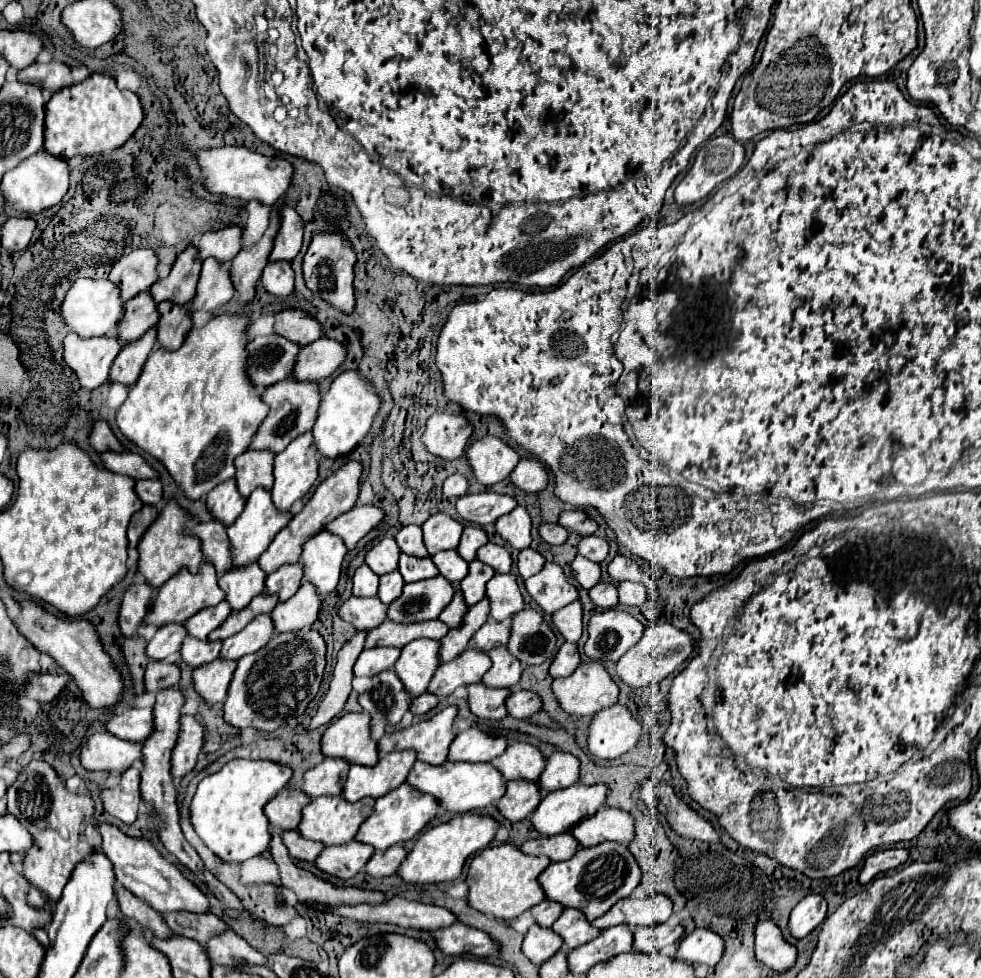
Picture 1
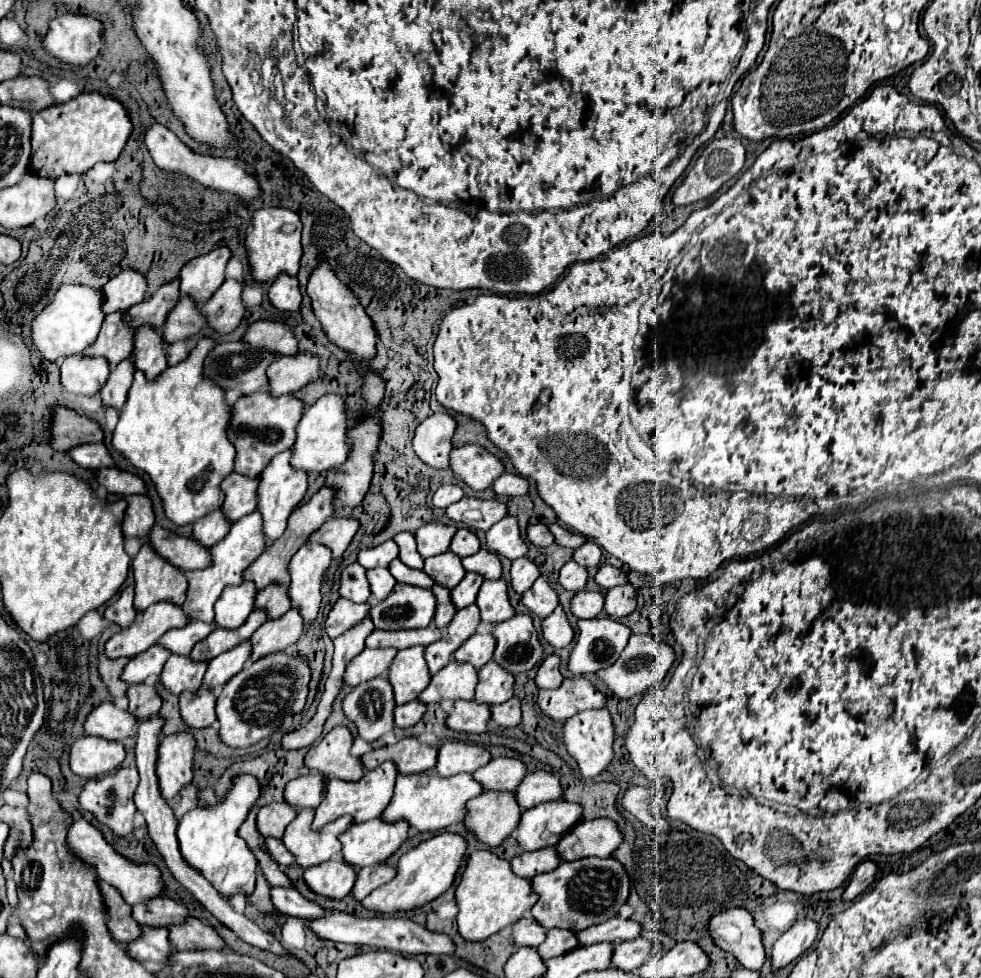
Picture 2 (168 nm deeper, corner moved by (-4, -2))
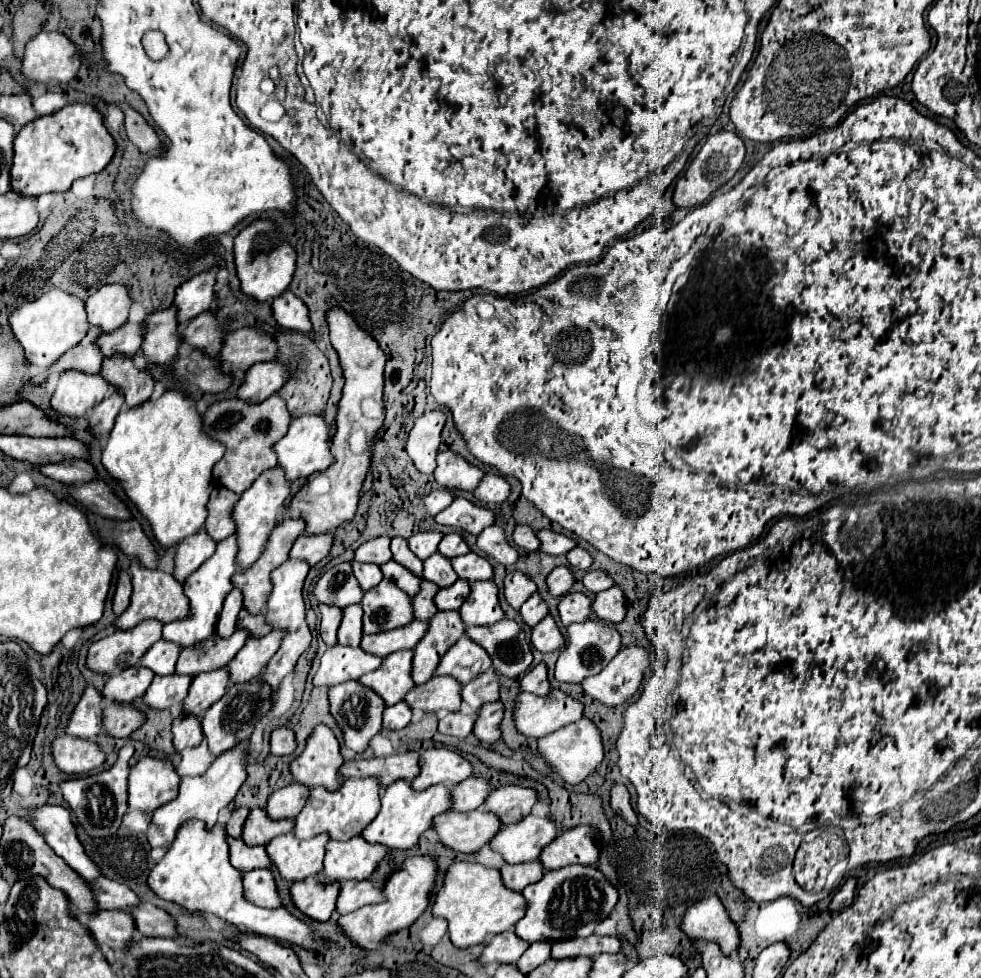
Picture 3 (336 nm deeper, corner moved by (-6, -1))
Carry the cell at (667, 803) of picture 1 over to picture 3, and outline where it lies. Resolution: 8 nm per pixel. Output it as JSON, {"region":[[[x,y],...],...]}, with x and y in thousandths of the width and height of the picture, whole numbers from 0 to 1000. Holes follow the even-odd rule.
{"region":[[[630,801],[630,803],[624,805],[624,809],[622,809],[622,823],[624,823],[624,827],[626,827],[628,831],[632,831],[642,844],[650,844],[650,835],[648,835],[644,823],[642,823],[642,811],[640,811],[638,803]]]}

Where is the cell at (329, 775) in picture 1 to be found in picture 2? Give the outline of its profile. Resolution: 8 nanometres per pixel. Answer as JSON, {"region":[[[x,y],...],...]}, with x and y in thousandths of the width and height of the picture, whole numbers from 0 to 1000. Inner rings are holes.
{"region":[[[316,789],[308,796],[296,798],[290,806],[290,818],[292,822],[300,826],[322,826],[328,820],[332,806],[332,796],[326,789]],[[308,818],[308,820],[304,820]]]}

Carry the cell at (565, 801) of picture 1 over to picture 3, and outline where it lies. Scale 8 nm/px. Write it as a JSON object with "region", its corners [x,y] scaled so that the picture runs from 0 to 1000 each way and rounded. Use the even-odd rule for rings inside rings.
{"region":[[[536,833],[530,842],[512,846],[499,860],[499,866],[510,872],[516,882],[538,882],[548,878],[552,868],[563,862],[571,850],[571,844],[563,835]]]}

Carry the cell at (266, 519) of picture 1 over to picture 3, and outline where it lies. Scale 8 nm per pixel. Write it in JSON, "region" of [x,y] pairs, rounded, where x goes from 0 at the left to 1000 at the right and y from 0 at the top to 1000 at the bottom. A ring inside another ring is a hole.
{"region":[[[234,547],[232,551],[224,553],[222,559],[220,559],[220,565],[212,574],[208,574],[188,594],[188,608],[194,615],[194,627],[192,627],[190,633],[169,637],[167,645],[165,645],[165,653],[177,655],[183,662],[192,662],[192,660],[198,660],[200,655],[206,655],[206,653],[212,653],[212,651],[218,649],[218,639],[220,639],[220,633],[222,633],[222,629],[226,625],[228,610],[239,602],[234,592],[236,592],[239,586],[249,584],[249,580],[241,574],[241,570],[243,570],[243,553],[241,553],[241,547]]]}

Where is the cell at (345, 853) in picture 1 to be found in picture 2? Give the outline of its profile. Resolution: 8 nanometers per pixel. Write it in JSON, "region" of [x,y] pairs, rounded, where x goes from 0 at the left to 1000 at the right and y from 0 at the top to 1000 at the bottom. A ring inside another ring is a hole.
{"region":[[[347,877],[334,879],[332,883],[324,883],[320,888],[314,888],[310,892],[312,906],[326,916],[349,920],[353,914],[357,914],[361,906],[361,888],[349,881]]]}

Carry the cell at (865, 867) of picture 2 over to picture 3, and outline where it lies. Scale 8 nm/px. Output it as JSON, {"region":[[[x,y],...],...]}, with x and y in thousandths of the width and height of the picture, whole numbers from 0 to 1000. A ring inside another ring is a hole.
{"region":[[[873,897],[862,899],[862,903],[854,909],[854,913],[848,917],[846,929],[848,931],[856,931],[860,927],[864,927],[871,921],[871,911],[873,911]]]}

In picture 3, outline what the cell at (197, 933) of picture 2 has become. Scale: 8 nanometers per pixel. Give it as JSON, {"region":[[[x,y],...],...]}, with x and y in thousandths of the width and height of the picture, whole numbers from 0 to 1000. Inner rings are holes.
{"region":[[[145,921],[145,927],[139,927],[133,931],[141,952],[147,958],[181,958],[181,950],[179,950],[179,942],[173,934],[169,934],[167,929],[161,929],[155,923]]]}

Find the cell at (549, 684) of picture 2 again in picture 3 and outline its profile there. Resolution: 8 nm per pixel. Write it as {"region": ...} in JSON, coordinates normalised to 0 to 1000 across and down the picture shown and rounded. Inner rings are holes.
{"region":[[[550,678],[540,688],[536,688],[536,692],[532,694],[532,707],[540,707],[546,711],[559,711],[561,709],[557,678]]]}

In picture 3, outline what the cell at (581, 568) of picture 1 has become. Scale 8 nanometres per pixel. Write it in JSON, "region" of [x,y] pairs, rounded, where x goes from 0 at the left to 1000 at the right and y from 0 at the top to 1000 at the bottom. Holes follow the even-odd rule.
{"region":[[[567,580],[567,582],[559,588],[559,602],[561,602],[561,606],[567,608],[567,610],[577,608],[583,598],[585,598],[585,586],[583,586],[581,580]]]}

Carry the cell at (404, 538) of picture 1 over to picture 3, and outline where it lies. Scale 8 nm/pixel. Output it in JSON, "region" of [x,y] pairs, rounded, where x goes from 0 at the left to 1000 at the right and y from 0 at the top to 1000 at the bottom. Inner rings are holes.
{"region":[[[402,549],[398,561],[400,561],[400,567],[402,567],[402,574],[404,574],[404,576],[412,578],[412,580],[418,582],[422,588],[430,588],[430,574],[418,563],[416,551],[412,551],[412,549]]]}

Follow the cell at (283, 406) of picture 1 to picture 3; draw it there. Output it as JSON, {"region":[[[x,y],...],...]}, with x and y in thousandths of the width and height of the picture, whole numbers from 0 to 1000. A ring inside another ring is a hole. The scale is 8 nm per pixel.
{"region":[[[277,404],[267,412],[253,412],[249,408],[220,410],[208,422],[208,441],[230,455],[228,467],[224,473],[220,473],[218,490],[239,504],[249,504],[267,482],[281,478],[283,467],[279,455],[292,445],[296,430],[298,424],[294,422],[292,412],[285,408],[285,404]]]}

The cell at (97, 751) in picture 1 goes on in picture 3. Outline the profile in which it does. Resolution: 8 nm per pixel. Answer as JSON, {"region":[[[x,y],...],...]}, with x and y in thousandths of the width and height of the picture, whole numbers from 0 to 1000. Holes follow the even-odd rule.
{"region":[[[63,752],[55,760],[55,778],[57,782],[71,792],[84,792],[94,786],[100,786],[108,778],[108,770],[100,760],[94,760],[90,756]]]}

